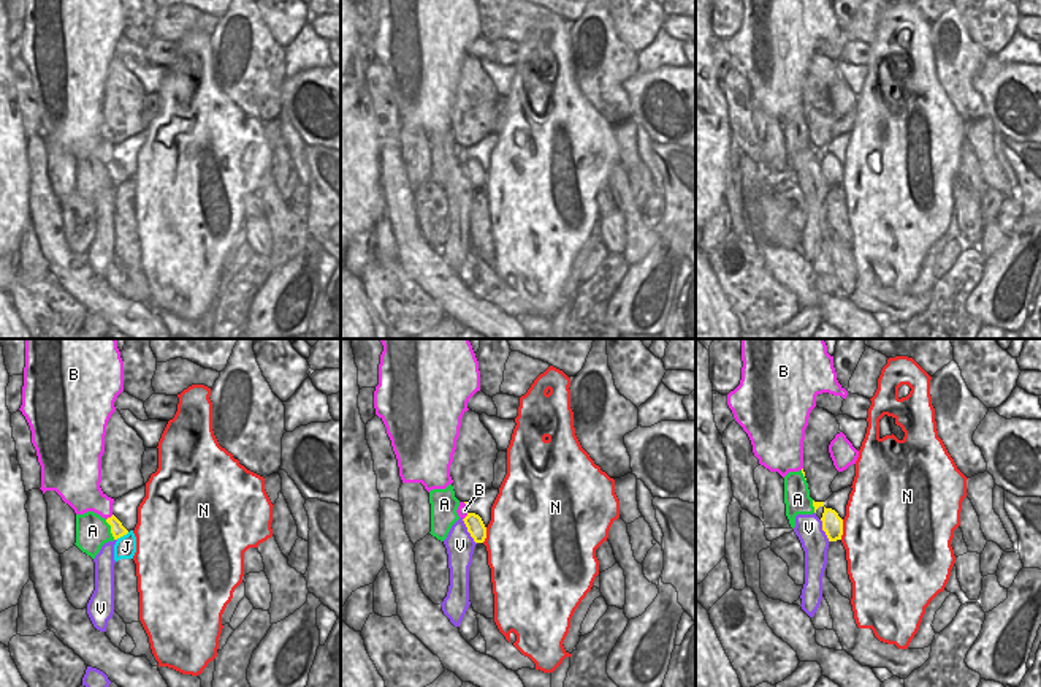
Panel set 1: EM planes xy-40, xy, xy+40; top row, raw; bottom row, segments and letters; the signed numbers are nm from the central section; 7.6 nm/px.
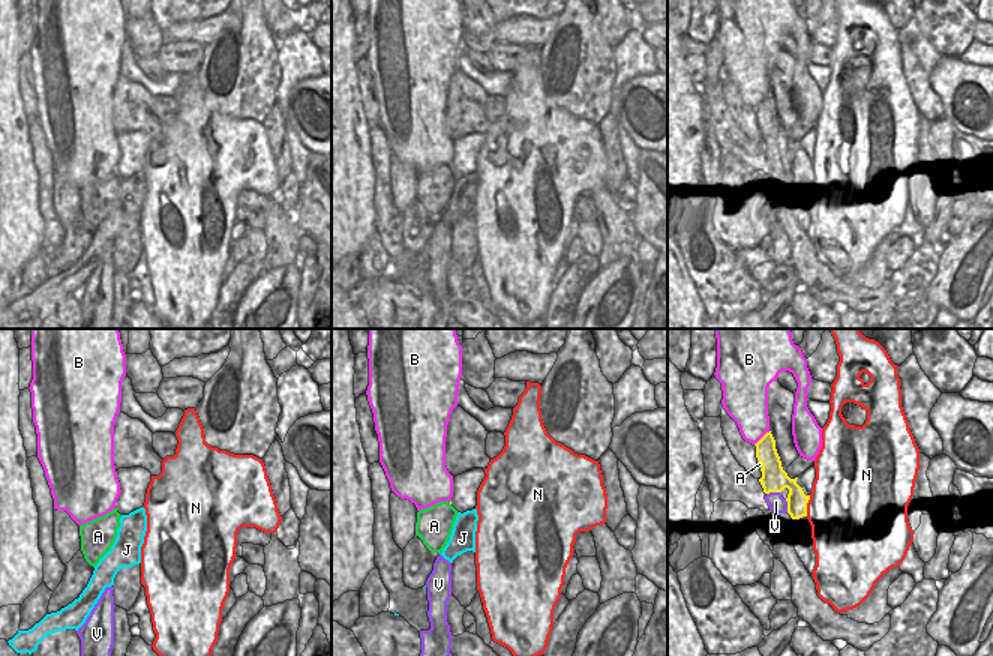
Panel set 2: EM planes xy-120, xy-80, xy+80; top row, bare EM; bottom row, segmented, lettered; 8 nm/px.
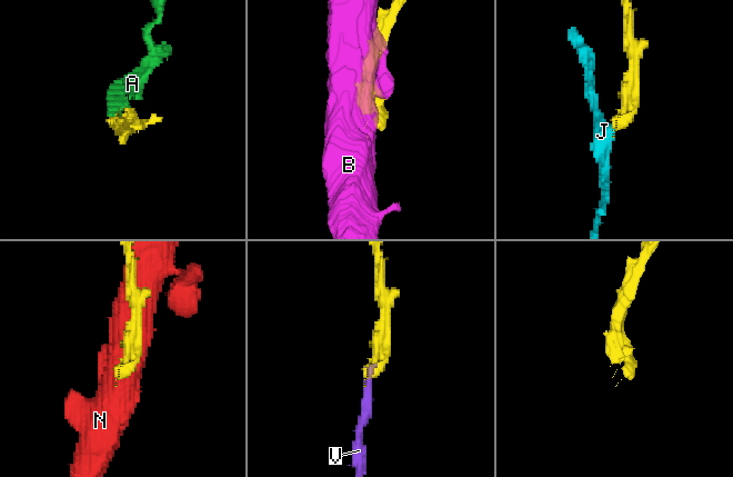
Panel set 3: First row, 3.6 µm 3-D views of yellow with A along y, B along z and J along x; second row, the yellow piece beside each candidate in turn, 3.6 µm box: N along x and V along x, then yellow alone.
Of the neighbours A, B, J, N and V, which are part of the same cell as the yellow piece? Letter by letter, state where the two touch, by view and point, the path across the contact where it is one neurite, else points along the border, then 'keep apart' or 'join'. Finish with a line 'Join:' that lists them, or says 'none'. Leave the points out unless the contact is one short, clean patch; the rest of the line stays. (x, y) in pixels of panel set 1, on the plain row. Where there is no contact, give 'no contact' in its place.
A: xy-40 (111, 174) | join
B: xy-40 (111, 162) | keep apart
J: xy-40 (122, 181) | along xy-40 (129, 178), (116, 184) | keep apart
N: xy+40 (842, 174) | keep apart
V: xy (468, 176) | keep apart
Join: A

